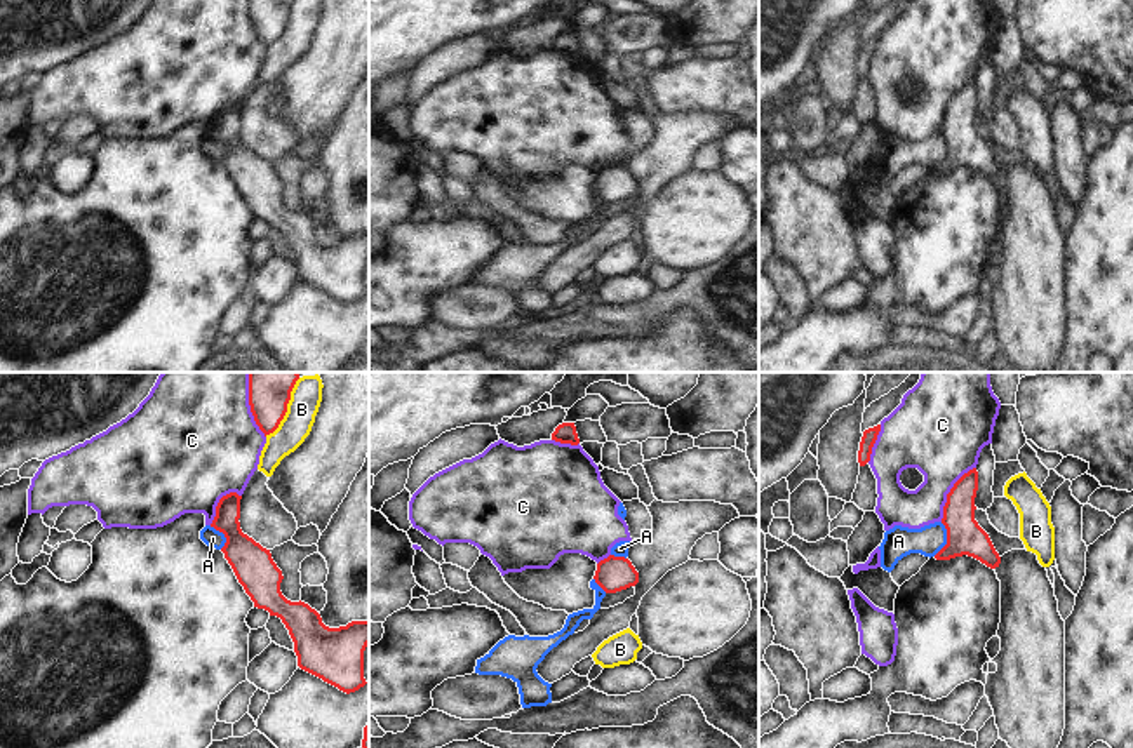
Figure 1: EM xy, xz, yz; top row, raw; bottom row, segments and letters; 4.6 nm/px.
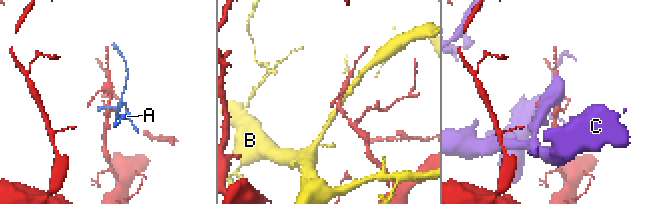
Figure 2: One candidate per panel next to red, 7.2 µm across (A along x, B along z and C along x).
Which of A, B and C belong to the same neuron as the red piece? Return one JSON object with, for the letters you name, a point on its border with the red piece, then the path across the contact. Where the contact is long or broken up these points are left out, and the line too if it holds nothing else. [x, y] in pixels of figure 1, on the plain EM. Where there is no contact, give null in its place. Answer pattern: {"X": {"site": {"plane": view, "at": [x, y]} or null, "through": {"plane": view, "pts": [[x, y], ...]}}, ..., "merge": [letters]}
{"merge": []}

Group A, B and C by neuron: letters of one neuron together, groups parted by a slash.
A / B / C

